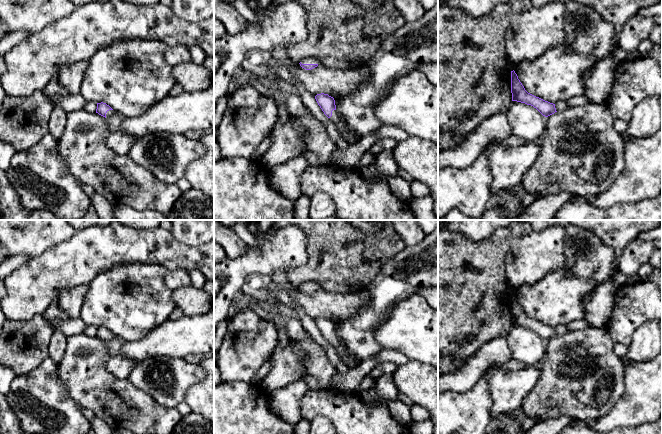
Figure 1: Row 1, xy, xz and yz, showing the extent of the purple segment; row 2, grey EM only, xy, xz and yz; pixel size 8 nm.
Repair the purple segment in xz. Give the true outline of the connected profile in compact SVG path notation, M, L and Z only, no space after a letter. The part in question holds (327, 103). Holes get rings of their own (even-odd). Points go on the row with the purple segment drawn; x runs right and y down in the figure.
M321 93L317 94L315 96L315 99L324 114L336 125L341 137L348 144L357 143L360 138L346 130L345 123L343 122L338 111L336 110L334 98L329 96L328 94Z

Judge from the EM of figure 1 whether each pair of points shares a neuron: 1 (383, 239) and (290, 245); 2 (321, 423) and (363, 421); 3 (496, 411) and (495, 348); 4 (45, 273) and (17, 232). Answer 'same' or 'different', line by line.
1: different
2: different
3: different
4: different

